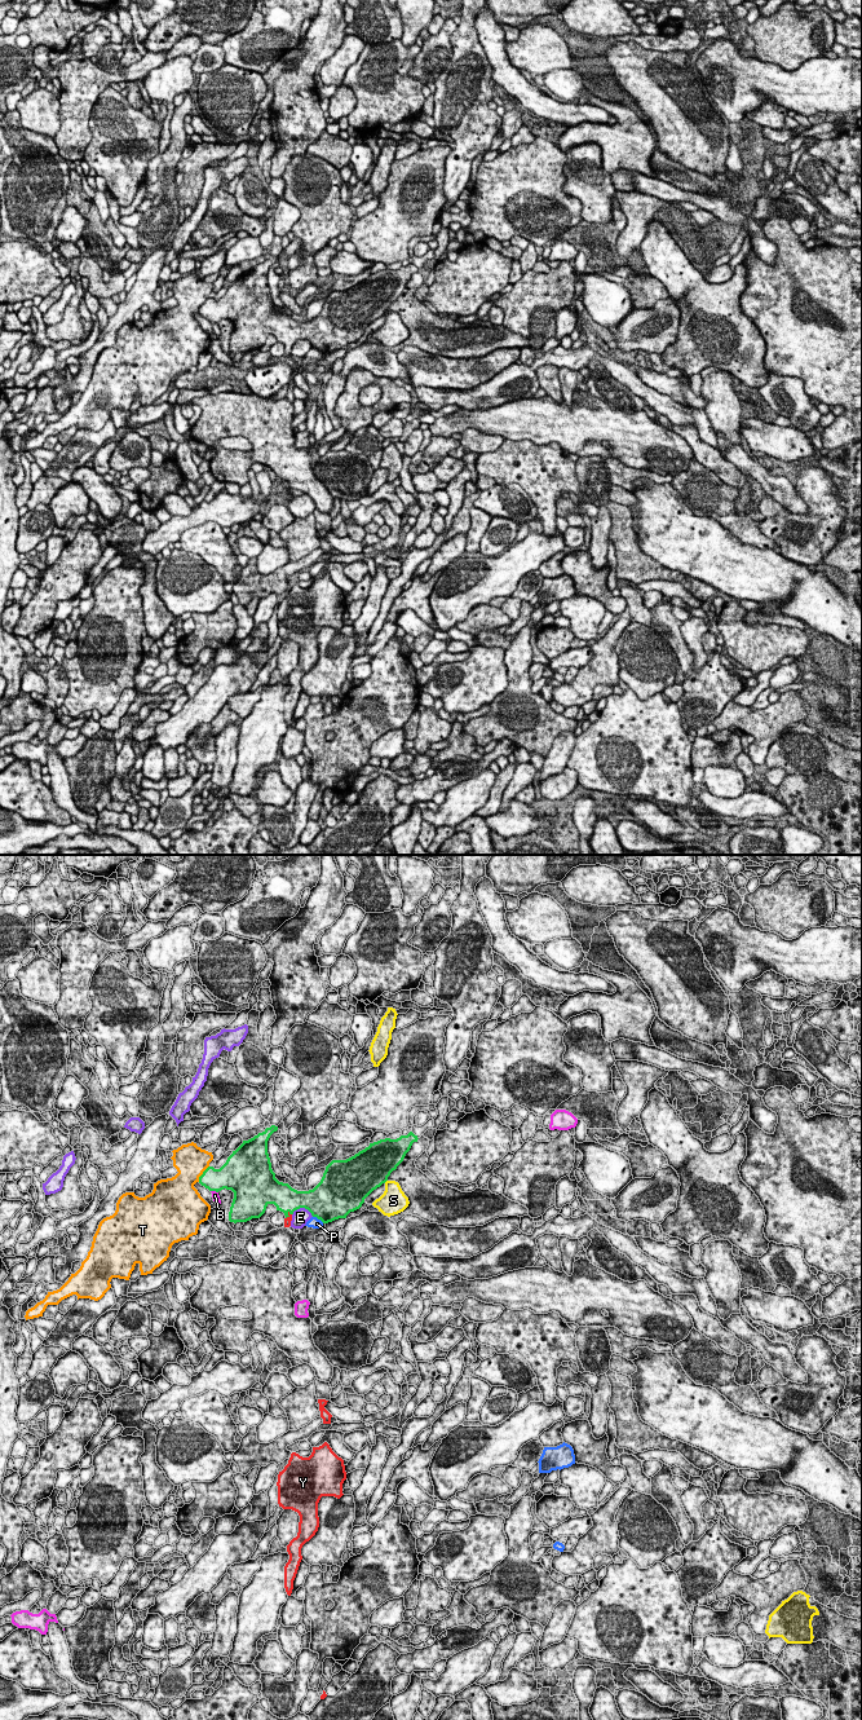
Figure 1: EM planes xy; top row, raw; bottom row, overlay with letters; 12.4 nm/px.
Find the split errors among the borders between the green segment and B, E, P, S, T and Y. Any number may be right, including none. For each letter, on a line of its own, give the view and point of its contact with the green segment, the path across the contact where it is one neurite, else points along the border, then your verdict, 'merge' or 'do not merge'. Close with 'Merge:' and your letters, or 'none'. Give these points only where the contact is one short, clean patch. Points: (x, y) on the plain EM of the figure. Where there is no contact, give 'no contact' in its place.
B: contact xy (215, 321); do not merge
E: contact xy (303, 338); do not merge
P: contact xy (318, 349); do not merge
S: contact xy (385, 312); do not merge
T: contact xy (203, 304); do not merge
Y: contact xy (287, 345); way xy (286, 330), (287, 345), (287, 352); merge
Merge: Y

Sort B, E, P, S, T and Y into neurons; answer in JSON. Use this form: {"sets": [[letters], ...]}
{"sets": [["B"], ["E"], ["P"], ["S"], ["T"], ["Y"]]}

